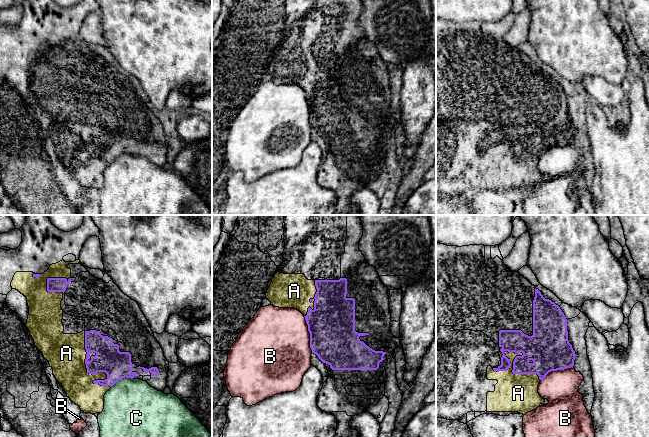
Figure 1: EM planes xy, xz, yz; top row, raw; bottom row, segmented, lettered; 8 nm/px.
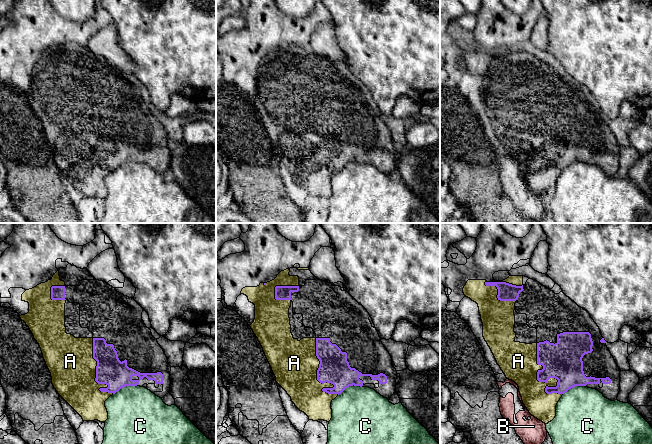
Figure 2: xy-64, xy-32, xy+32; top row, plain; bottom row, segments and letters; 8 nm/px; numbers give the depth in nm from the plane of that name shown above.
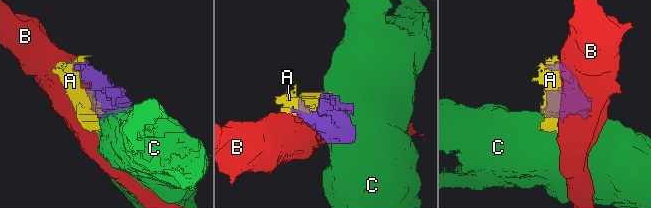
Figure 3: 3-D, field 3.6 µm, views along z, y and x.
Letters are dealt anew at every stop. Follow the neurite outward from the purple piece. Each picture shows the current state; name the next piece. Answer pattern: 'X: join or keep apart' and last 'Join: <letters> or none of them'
A: keep apart
B: keep apart
C: keep apart
Join: none of them

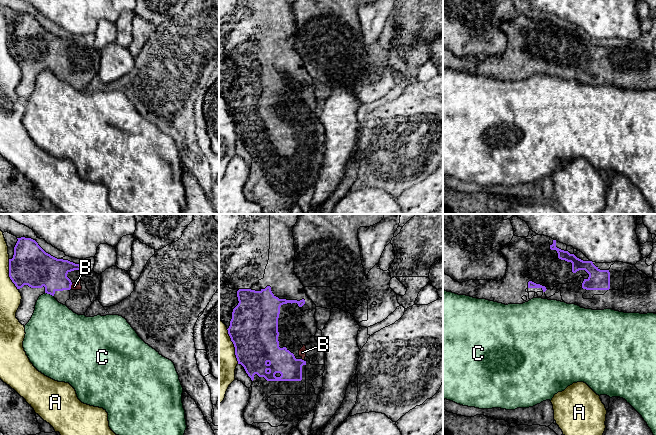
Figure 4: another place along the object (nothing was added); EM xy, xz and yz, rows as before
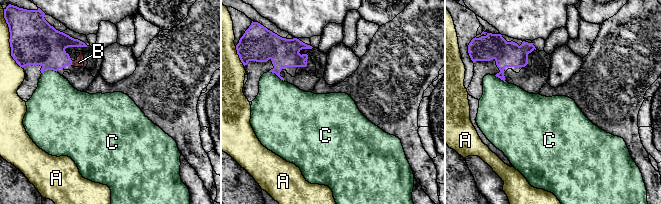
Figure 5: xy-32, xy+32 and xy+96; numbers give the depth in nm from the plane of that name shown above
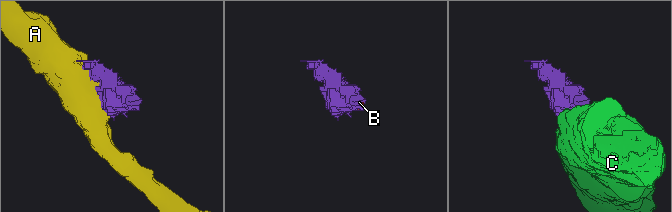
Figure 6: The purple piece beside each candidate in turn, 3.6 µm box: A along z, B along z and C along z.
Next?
A: keep apart
B: join
C: keep apart
Join: B

